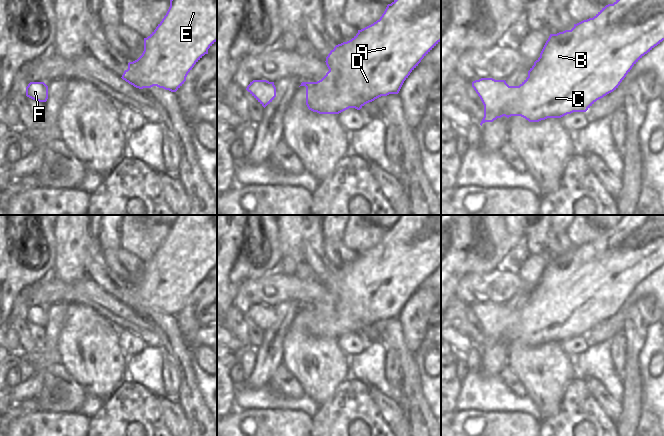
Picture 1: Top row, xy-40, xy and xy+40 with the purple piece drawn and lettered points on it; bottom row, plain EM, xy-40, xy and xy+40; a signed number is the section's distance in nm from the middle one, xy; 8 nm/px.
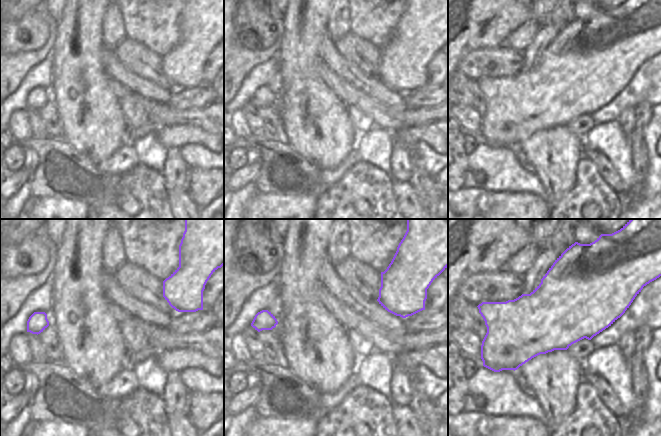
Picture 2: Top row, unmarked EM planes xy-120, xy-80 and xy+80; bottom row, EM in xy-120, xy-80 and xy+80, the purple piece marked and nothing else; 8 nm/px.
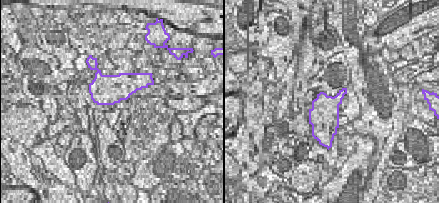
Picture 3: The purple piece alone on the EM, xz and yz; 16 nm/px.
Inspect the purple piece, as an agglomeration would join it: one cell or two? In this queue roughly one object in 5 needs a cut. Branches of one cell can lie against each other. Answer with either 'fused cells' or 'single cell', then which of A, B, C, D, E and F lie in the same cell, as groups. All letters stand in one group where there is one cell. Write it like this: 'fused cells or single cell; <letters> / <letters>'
single cell; A B C D E F

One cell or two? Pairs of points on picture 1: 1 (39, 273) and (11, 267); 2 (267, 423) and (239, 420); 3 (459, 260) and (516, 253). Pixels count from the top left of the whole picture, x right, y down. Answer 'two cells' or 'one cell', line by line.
1: one cell
2: one cell
3: two cells

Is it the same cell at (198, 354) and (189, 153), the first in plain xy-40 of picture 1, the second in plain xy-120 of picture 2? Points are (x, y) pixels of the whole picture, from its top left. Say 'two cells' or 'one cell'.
two cells

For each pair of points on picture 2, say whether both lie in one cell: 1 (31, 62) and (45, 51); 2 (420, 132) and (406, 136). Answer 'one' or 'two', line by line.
1: one
2: one

